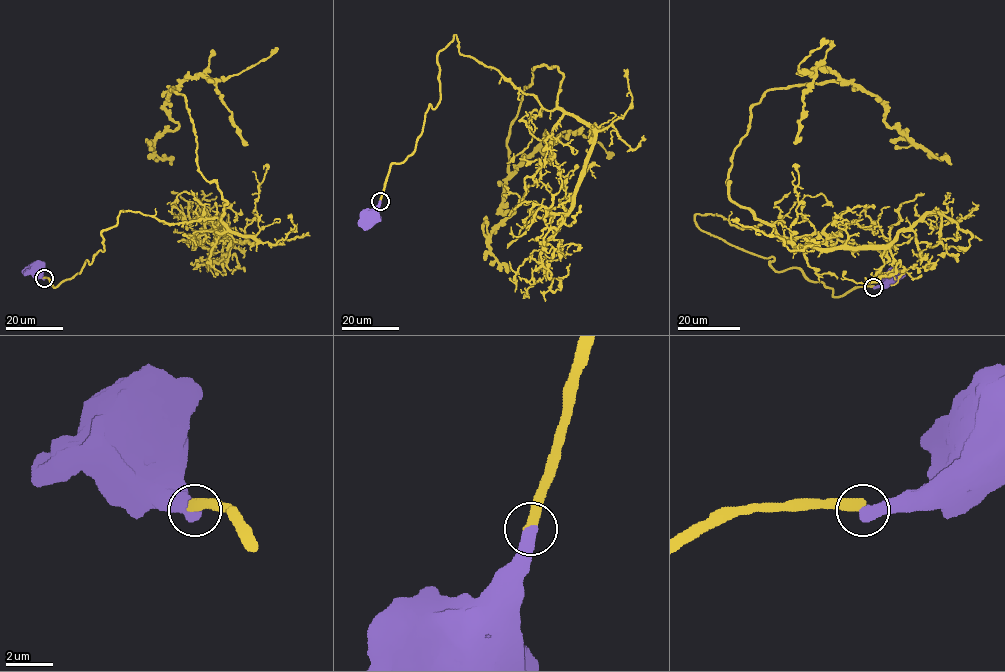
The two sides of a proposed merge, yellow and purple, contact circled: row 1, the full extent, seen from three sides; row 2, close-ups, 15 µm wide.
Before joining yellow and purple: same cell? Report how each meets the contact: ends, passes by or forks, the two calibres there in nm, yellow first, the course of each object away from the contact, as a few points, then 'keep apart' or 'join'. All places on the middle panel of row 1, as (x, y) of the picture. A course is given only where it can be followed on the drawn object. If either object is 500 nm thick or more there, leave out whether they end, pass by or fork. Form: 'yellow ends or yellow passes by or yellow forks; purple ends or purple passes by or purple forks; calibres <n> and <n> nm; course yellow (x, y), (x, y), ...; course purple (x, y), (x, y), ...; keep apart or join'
calibres 460 and 500 nm; course yellow (380, 201), (454, 35), (547, 110), (557, 67), (532, 71), (511, 125), (514, 211), (489, 252), (508, 273); course purple (380, 201), (372, 219); join

